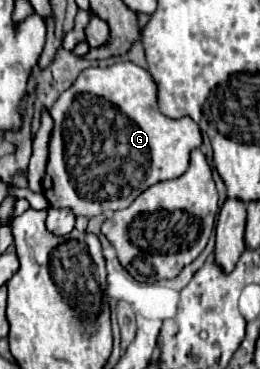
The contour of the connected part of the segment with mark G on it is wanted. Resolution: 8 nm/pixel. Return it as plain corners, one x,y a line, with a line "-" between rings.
130,61
84,69
58,97
50,115
54,119
54,129
42,191
52,207
68,207
76,215
84,217
126,209
148,187
180,177
188,169
190,153
202,145
200,129
190,117
170,119
160,113
158,87
154,85
154,79
146,69

